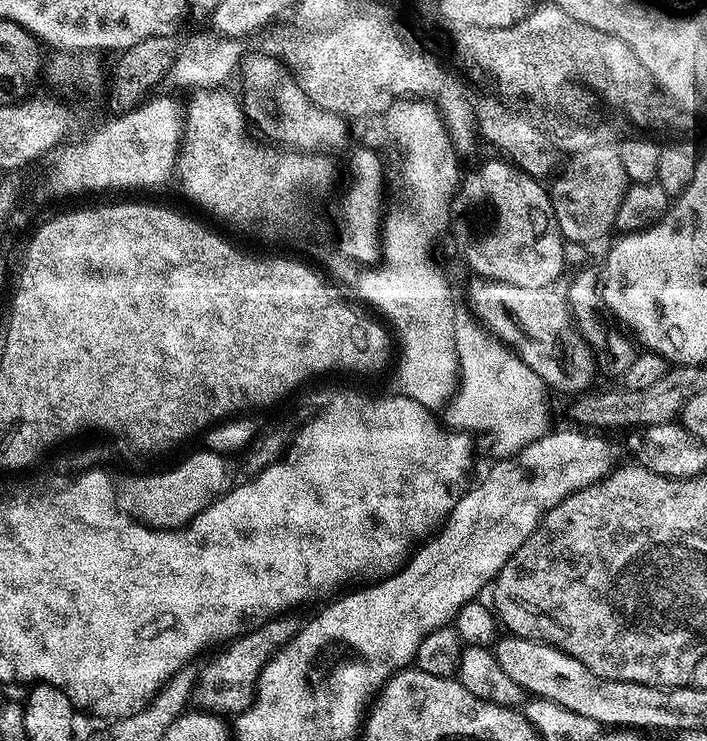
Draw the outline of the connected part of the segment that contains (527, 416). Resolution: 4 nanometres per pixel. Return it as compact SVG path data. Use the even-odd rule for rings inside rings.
M464 322L457 323L456 325L456 346L457 346L457 366L459 368L458 373L458 383L455 392L452 393L448 403L444 405L442 409L443 423L447 425L449 429L455 430L461 434L473 434L472 432L489 432L490 435L496 439L496 444L501 448L503 455L505 457L515 456L519 454L526 446L530 446L530 442L534 442L538 438L548 435L550 431L550 425L547 424L548 416L546 414L548 410L548 395L550 395L549 389L546 387L544 380L538 378L538 374L534 374L532 370L525 364L523 364L519 358L515 356L511 351L503 350L501 347L495 346L494 348L490 343L492 343L481 331L477 328L475 323L464 324Z

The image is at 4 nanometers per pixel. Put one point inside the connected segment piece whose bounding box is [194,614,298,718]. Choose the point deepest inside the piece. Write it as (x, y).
(228, 687)

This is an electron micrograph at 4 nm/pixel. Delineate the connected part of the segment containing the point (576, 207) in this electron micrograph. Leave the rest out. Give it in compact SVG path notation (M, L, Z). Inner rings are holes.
M619 163L588 164L585 168L576 168L573 172L564 172L553 184L550 184L550 199L552 201L552 219L556 221L561 236L569 245L592 244L600 240L608 231L616 228L616 215L622 206L626 177Z

